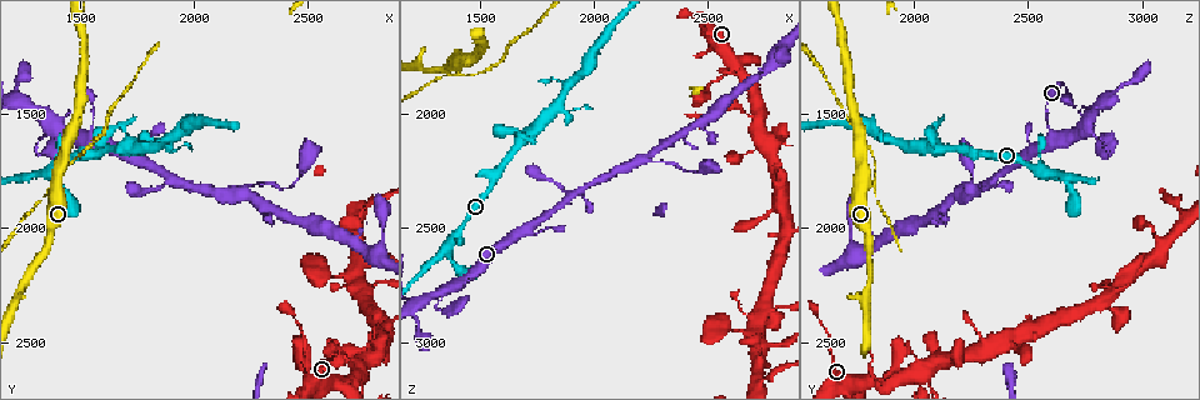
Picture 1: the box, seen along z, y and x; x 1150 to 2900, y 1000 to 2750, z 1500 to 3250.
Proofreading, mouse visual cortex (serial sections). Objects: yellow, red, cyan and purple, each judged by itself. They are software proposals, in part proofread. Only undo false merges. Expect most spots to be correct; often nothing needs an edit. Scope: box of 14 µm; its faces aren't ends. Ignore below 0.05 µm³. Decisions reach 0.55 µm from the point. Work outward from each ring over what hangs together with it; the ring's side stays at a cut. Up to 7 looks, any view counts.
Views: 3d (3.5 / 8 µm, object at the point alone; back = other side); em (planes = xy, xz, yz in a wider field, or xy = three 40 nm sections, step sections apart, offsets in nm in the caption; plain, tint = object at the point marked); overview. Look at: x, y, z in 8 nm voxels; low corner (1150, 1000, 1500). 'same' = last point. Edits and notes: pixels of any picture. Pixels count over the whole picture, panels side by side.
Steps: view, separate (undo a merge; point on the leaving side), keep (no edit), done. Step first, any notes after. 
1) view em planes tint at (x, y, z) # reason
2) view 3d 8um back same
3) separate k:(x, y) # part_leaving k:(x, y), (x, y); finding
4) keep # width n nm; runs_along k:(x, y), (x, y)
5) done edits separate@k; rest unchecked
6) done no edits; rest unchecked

view 3d 8um at (1400, 1560, 2750) # three-way junction

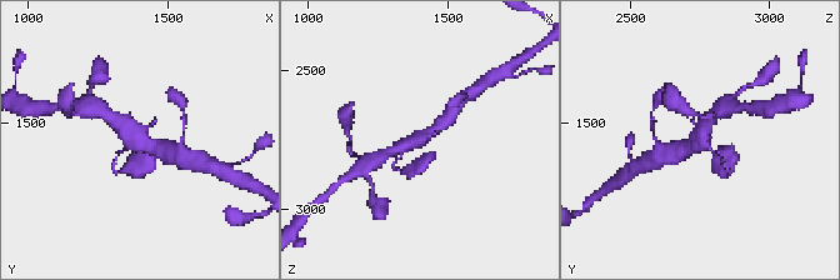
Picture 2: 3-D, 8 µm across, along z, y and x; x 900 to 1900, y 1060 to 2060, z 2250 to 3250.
view 3d 3.5um at (1410, 1560, 2750) # closer look

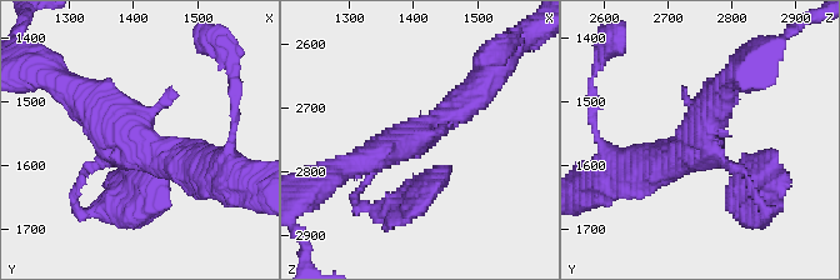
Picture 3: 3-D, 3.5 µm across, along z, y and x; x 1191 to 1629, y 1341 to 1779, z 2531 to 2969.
view em planes tint at (1405, 1560, 2750)

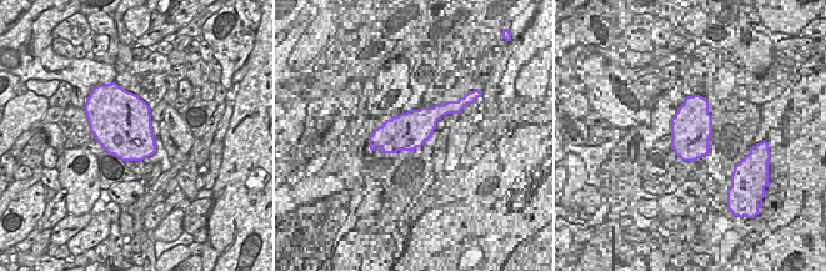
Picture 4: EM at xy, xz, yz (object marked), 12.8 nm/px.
keep # runs_along 3:(481, 86), (431, 129), (351, 166); all the same cell

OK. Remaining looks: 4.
view 3d 3.5um at (1650, 1580, 2080) # thick turns thin

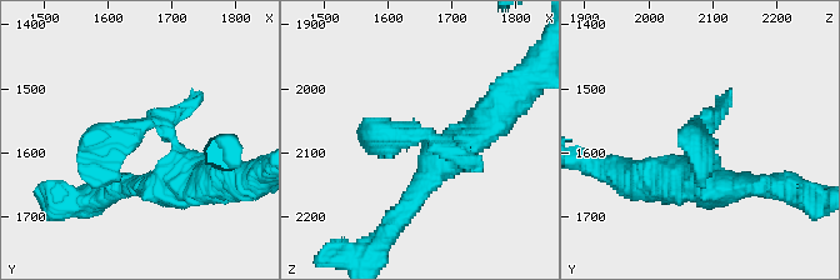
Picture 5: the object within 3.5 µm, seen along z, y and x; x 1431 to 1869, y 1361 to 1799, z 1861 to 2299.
view em xy step 1 tint at (1640, 1565, 2075)

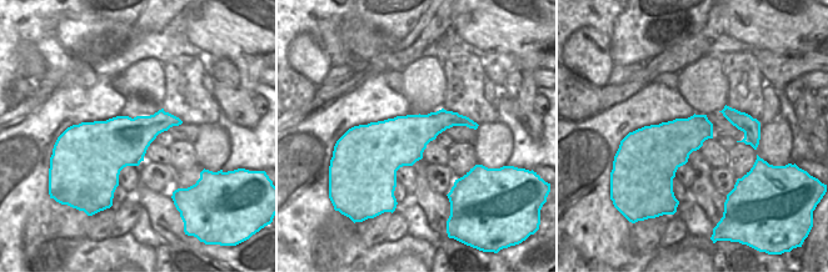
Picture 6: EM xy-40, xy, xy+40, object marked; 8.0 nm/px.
keep # runs_along 5:(183, 161), (94, 189); continuous, no second cell

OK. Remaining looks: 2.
view 3d 8um at (1390, 1820, 1780) # four or more arms meet

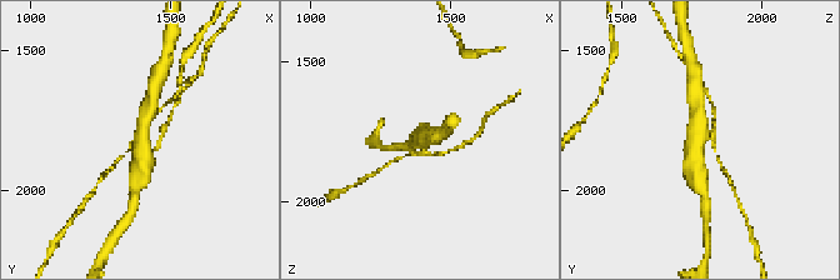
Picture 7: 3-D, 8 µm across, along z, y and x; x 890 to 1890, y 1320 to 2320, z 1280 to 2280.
view em xy step 2 tint at (1400, 1810, 1790) # arms 4; arm_widths 100, 150, 400, 500 nm

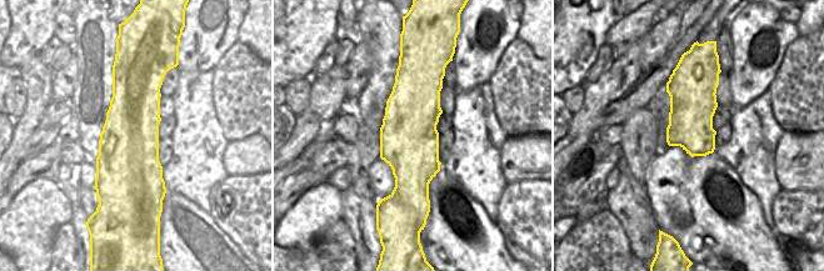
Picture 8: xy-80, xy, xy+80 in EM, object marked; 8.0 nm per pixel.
separate 7:(713, 113) # part_leaving 7:(713, 131), (714, 108), (706, 90); a second cell is stuck on

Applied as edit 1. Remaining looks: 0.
done edits separate@7; rest unchecked

